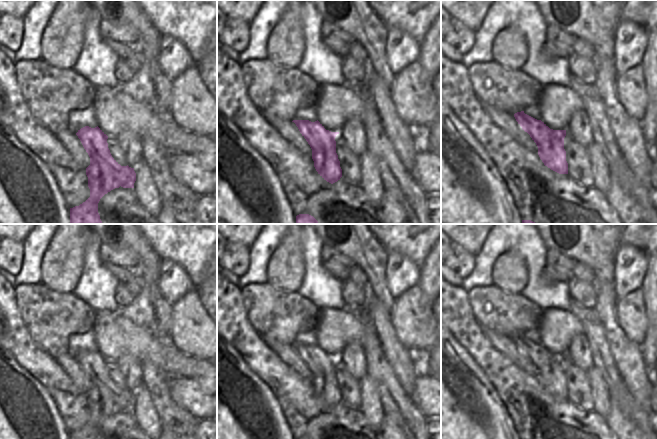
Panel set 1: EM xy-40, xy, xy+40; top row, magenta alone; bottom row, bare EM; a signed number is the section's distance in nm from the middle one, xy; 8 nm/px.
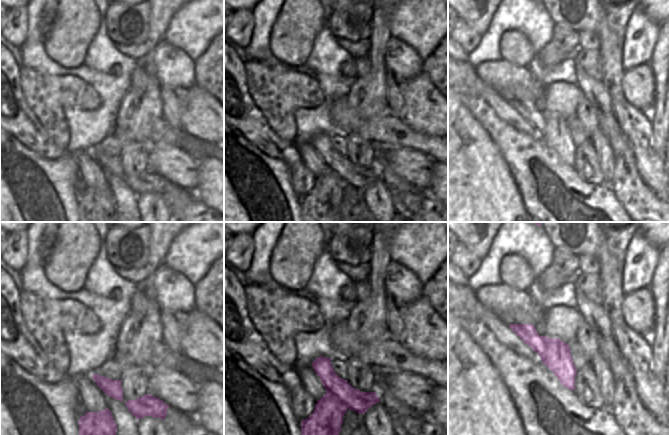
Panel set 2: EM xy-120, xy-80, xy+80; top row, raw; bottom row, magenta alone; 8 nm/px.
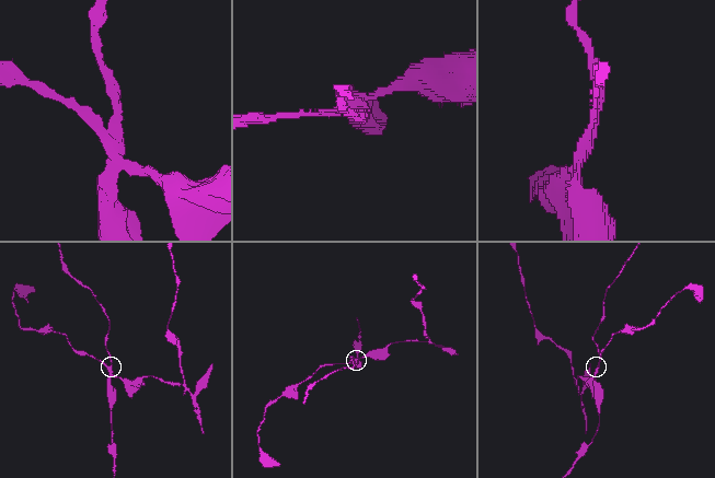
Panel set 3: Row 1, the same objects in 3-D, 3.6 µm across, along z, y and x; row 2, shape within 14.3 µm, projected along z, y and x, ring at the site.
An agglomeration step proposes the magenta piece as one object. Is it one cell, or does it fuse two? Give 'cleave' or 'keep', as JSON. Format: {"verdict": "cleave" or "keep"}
{"verdict": "cleave"}

